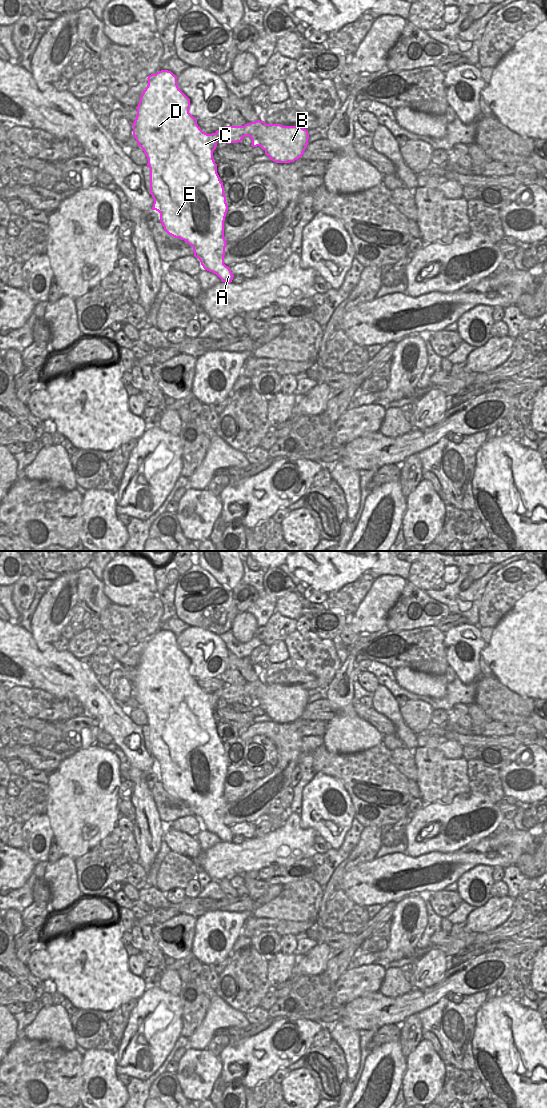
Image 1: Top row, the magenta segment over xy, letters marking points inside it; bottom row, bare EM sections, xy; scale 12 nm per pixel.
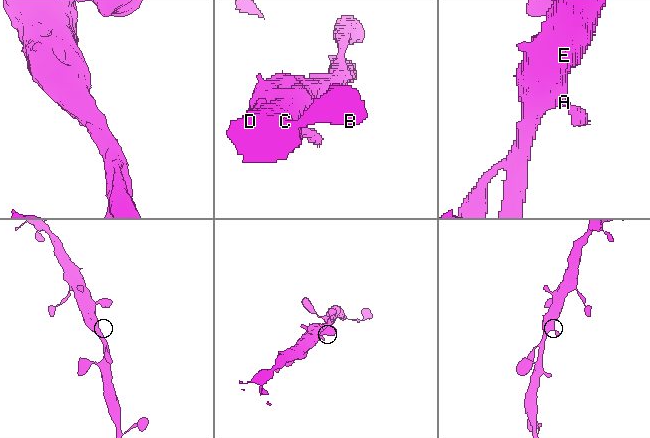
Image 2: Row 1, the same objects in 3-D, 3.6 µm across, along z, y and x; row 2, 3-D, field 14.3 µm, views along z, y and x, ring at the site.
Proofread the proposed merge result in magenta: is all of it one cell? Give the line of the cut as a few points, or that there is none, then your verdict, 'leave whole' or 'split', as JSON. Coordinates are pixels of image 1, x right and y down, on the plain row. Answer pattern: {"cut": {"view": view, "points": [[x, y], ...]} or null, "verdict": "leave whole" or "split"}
{"cut": null, "verdict": "leave whole"}

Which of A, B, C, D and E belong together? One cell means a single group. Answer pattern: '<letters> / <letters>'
A B C D E

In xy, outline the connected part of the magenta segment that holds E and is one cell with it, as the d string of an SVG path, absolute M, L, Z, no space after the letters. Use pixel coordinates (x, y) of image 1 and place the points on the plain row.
M161 630L148 636L148 645L143 651L133 683L133 695L148 719L150 728L150 754L154 759L152 770L160 773L160 782L164 790L175 798L180 798L193 807L203 828L216 834L222 842L232 842L234 835L230 827L224 824L225 807L224 781L228 771L223 742L217 733L217 724L213 719L213 711L221 698L227 704L241 702L245 696L252 700L252 707L260 706L270 720L276 723L290 723L302 717L308 703L308 690L301 686L283 686L281 684L266 684L257 680L244 686L225 686L215 693L203 692L197 684L197 679L189 673L190 659L179 649L177 636L171 631Z

